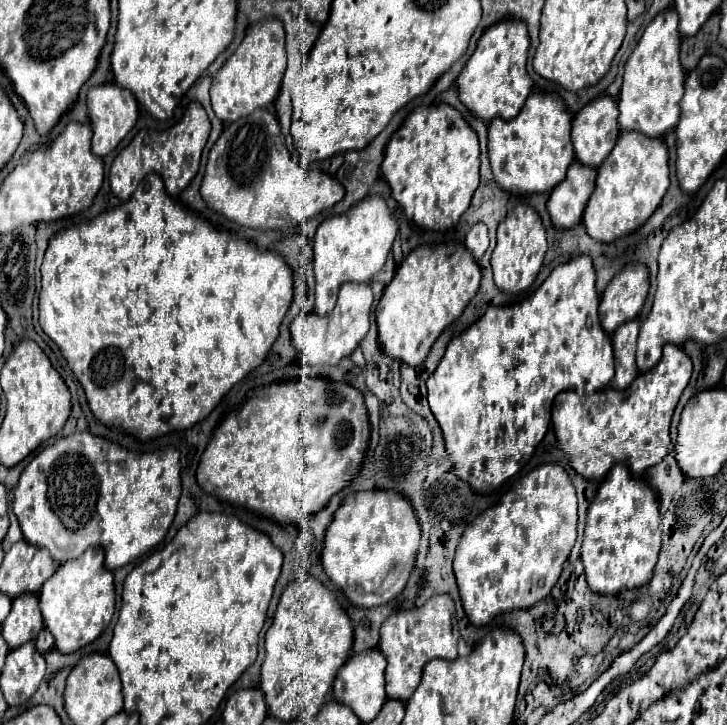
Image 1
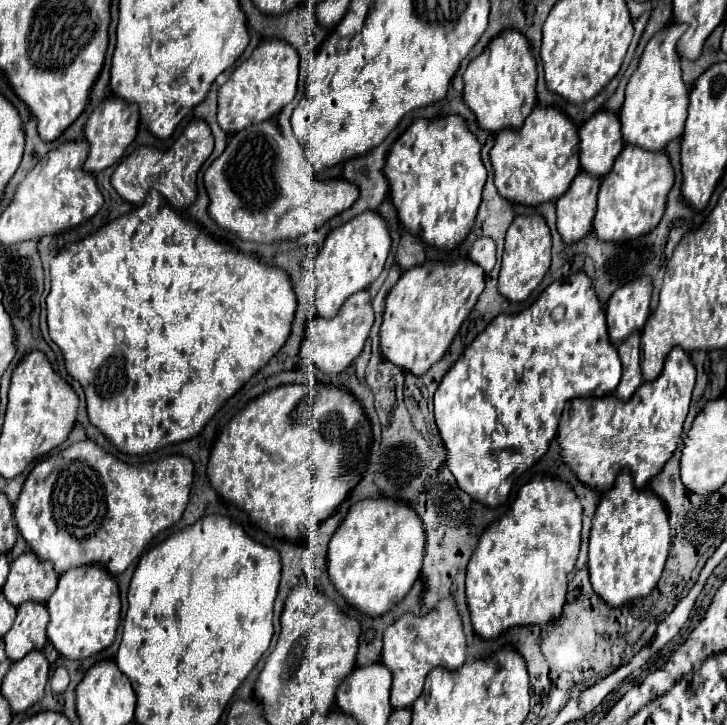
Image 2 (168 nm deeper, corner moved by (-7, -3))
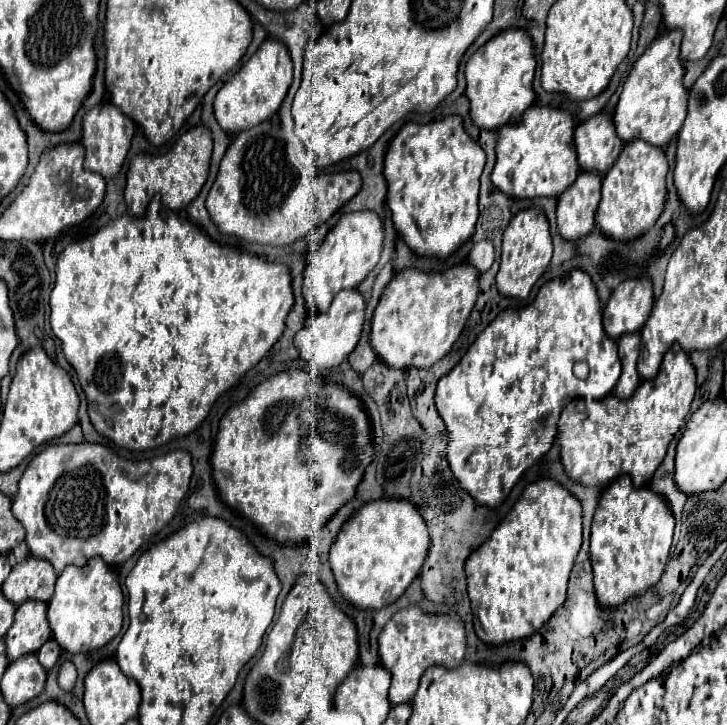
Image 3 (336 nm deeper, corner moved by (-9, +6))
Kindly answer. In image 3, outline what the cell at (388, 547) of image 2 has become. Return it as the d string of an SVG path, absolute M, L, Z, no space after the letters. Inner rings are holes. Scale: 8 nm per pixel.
M377 499L363 505L339 531L329 563L339 593L359 609L381 609L397 601L419 575L429 549L421 513L405 499Z

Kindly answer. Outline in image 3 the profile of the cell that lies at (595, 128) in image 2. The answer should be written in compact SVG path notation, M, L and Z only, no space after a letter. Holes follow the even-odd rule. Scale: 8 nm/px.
M597 113L575 129L575 147L583 171L605 173L621 153L623 141L617 137L609 113Z

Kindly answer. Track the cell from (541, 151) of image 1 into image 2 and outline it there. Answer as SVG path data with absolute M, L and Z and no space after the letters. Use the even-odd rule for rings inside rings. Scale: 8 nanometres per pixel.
M535 106L521 128L503 128L489 152L499 194L511 202L537 206L557 200L579 172L579 136L573 120L553 108Z

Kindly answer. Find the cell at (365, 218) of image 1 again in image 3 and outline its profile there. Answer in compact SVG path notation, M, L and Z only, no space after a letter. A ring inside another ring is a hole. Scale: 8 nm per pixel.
M359 211L343 215L337 225L327 233L325 241L313 251L309 257L305 279L303 279L303 293L313 307L323 313L329 309L333 297L341 289L355 289L379 263L383 251L383 223L375 211Z

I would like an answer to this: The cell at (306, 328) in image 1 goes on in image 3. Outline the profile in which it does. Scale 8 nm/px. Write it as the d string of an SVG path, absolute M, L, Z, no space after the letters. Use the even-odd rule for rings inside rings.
M345 289L333 299L329 311L317 313L315 317L307 319L305 327L301 331L297 331L293 345L297 347L299 355L305 361L313 363L317 369L337 367L355 349L359 335L361 335L361 329L363 329L363 319L365 319L365 299L363 299L363 295L357 289Z

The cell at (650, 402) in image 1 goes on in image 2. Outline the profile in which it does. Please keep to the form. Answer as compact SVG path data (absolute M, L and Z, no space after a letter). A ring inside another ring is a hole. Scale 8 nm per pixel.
M673 348L659 378L643 382L631 400L617 400L615 394L571 400L563 410L557 432L563 462L583 484L599 488L601 492L607 492L621 472L629 472L635 486L645 488L681 442L693 386L695 366L689 354L683 352L683 348Z

